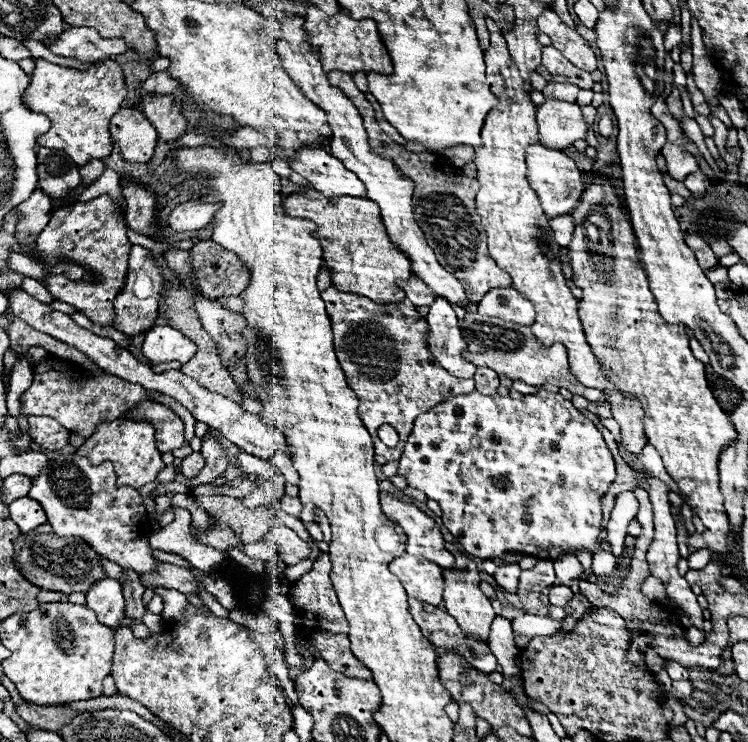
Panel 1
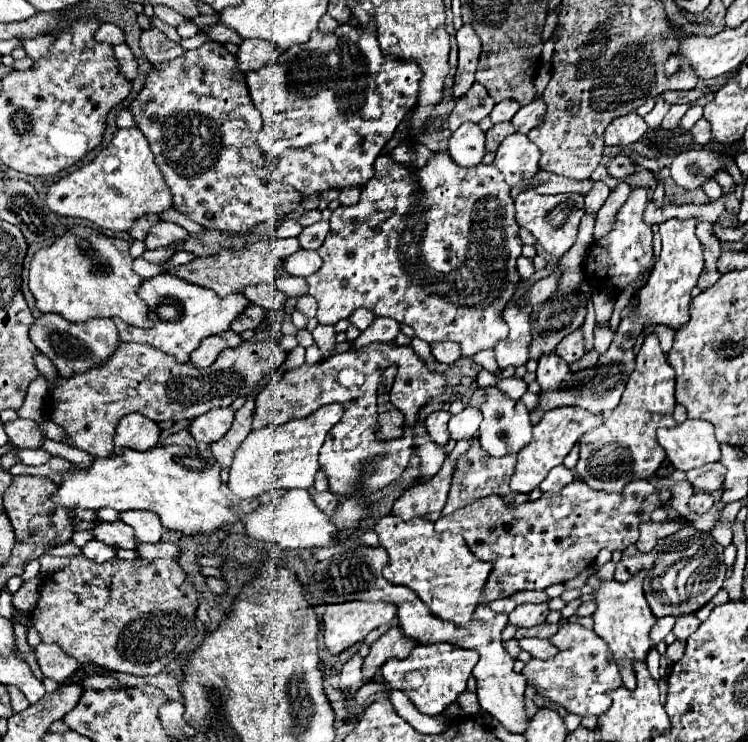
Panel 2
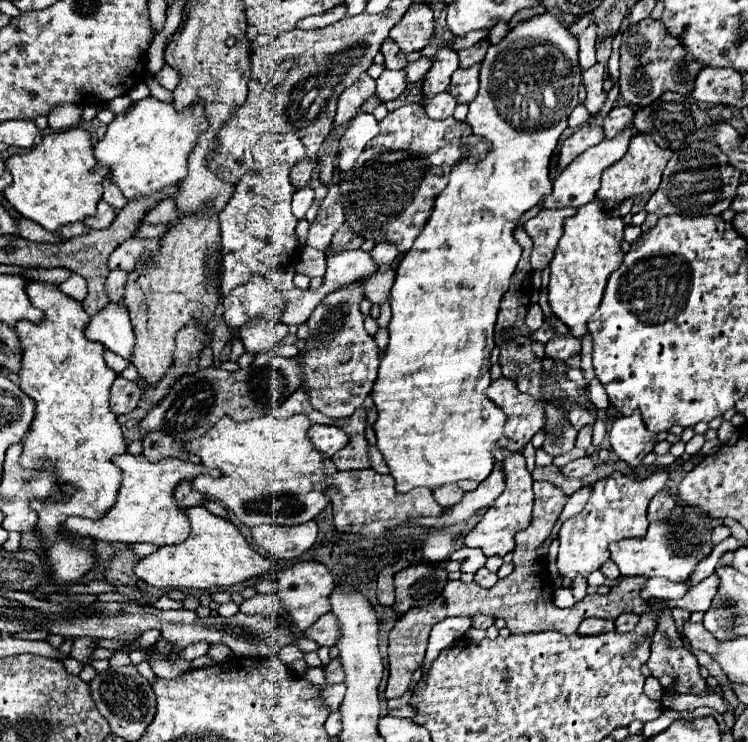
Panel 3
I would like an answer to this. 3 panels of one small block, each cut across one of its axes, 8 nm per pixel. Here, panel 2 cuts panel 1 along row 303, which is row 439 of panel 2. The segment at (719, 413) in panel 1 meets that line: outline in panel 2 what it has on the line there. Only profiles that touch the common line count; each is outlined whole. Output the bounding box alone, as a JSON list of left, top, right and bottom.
[576,334,676,492]

